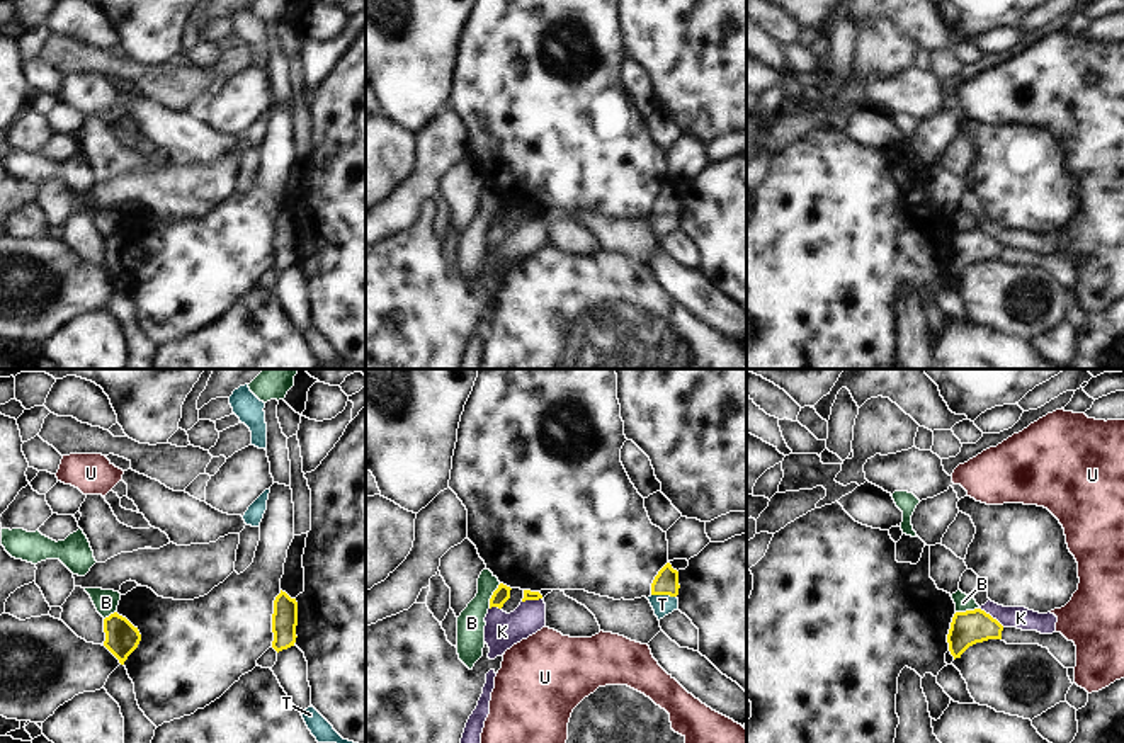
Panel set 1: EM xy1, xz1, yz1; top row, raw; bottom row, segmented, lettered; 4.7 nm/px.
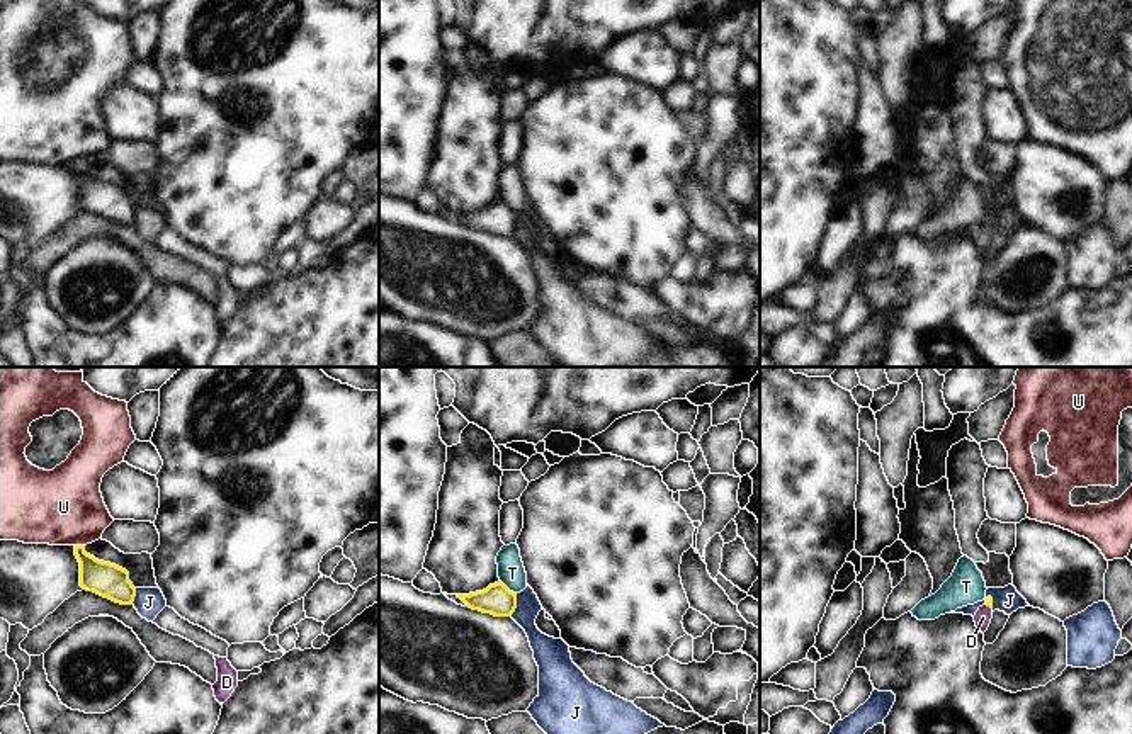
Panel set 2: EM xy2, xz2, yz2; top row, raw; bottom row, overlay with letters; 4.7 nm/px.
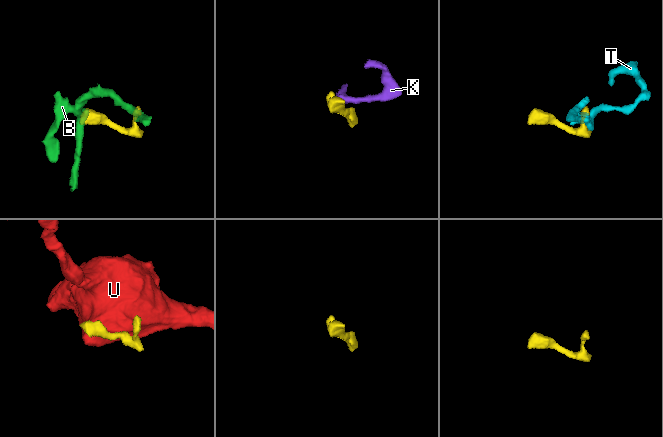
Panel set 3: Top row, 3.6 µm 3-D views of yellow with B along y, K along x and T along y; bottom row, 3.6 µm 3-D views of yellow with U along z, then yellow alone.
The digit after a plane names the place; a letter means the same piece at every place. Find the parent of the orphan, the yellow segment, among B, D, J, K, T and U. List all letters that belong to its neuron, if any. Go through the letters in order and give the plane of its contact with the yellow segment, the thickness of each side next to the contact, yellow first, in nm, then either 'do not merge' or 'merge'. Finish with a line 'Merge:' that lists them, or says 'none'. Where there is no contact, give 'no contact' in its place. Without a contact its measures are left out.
B: xz1 | 80/130 nm | do not merge
D: yz2 | 30/80 nm | merge
J: xz2 | 150/120 nm | do not merge
K: yz1 | 160/110 nm | do not merge
T: xz1 | 110/100 nm | do not merge
U: xy2 | 160/360 nm | do not merge
Merge: D

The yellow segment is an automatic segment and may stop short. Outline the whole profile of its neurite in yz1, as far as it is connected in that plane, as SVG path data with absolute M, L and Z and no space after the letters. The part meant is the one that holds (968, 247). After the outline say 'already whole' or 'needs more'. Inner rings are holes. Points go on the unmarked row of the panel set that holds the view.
M981 228L956 231L947 253L949 270L956 277L973 264L1002 258L1003 245Z; already whole

